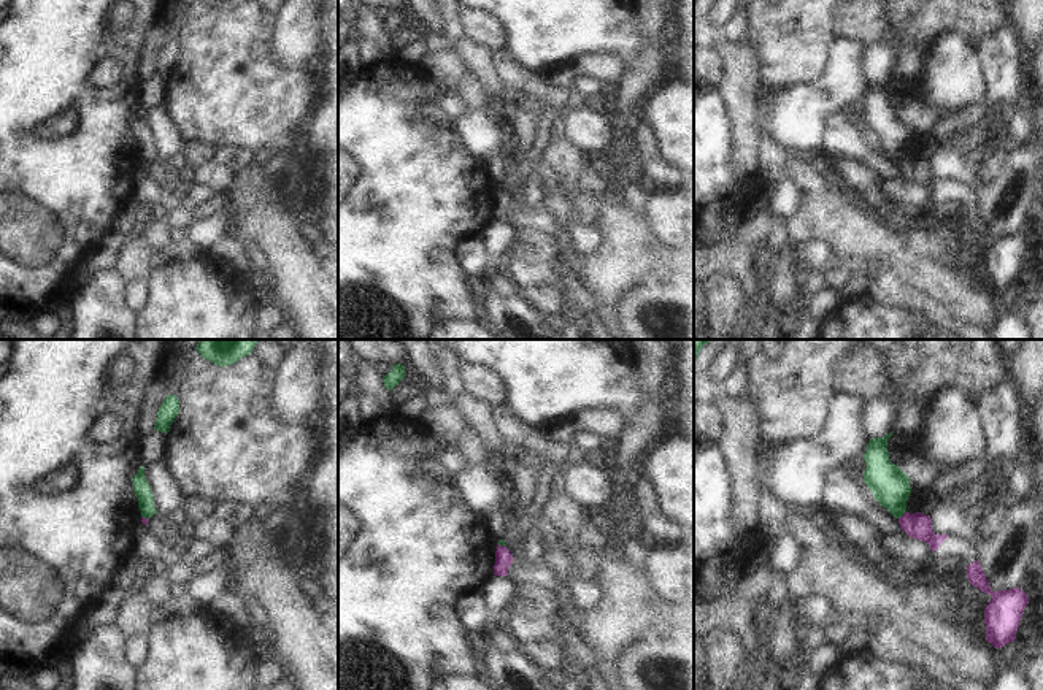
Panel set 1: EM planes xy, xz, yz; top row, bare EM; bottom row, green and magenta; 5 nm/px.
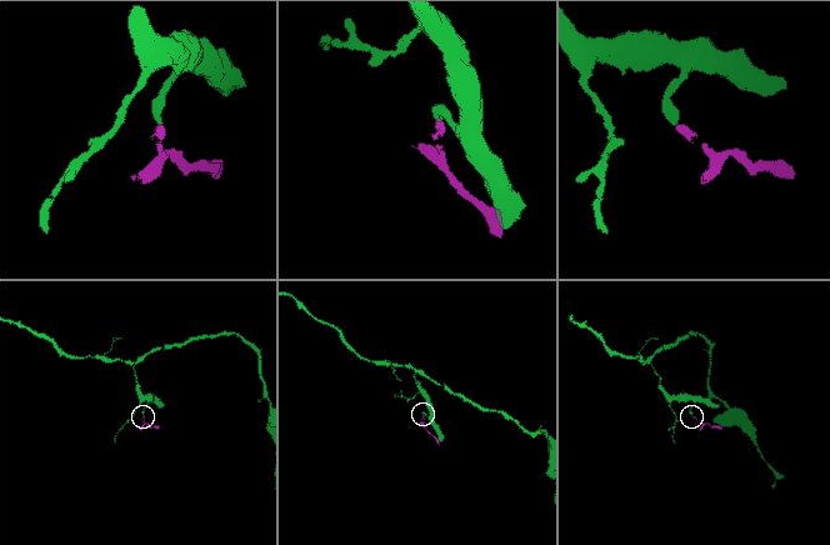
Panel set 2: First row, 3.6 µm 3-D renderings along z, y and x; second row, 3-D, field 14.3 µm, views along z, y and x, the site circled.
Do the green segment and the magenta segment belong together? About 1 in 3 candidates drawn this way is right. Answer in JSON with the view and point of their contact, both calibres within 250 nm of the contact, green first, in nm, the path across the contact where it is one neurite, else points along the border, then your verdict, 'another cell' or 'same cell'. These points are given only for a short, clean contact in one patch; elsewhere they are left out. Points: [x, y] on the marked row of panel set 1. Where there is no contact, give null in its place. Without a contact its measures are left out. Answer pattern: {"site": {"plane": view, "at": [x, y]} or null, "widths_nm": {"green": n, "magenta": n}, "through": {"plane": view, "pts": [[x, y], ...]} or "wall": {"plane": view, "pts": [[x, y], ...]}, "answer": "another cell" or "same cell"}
{"site": {"plane": "yz", "at": [900, 516]}, "widths_nm": {"green": 190, "magenta": 130}, "wall": {"plane": "yz", "pts": [[905, 511], [897, 517]]}, "answer": "another cell"}

